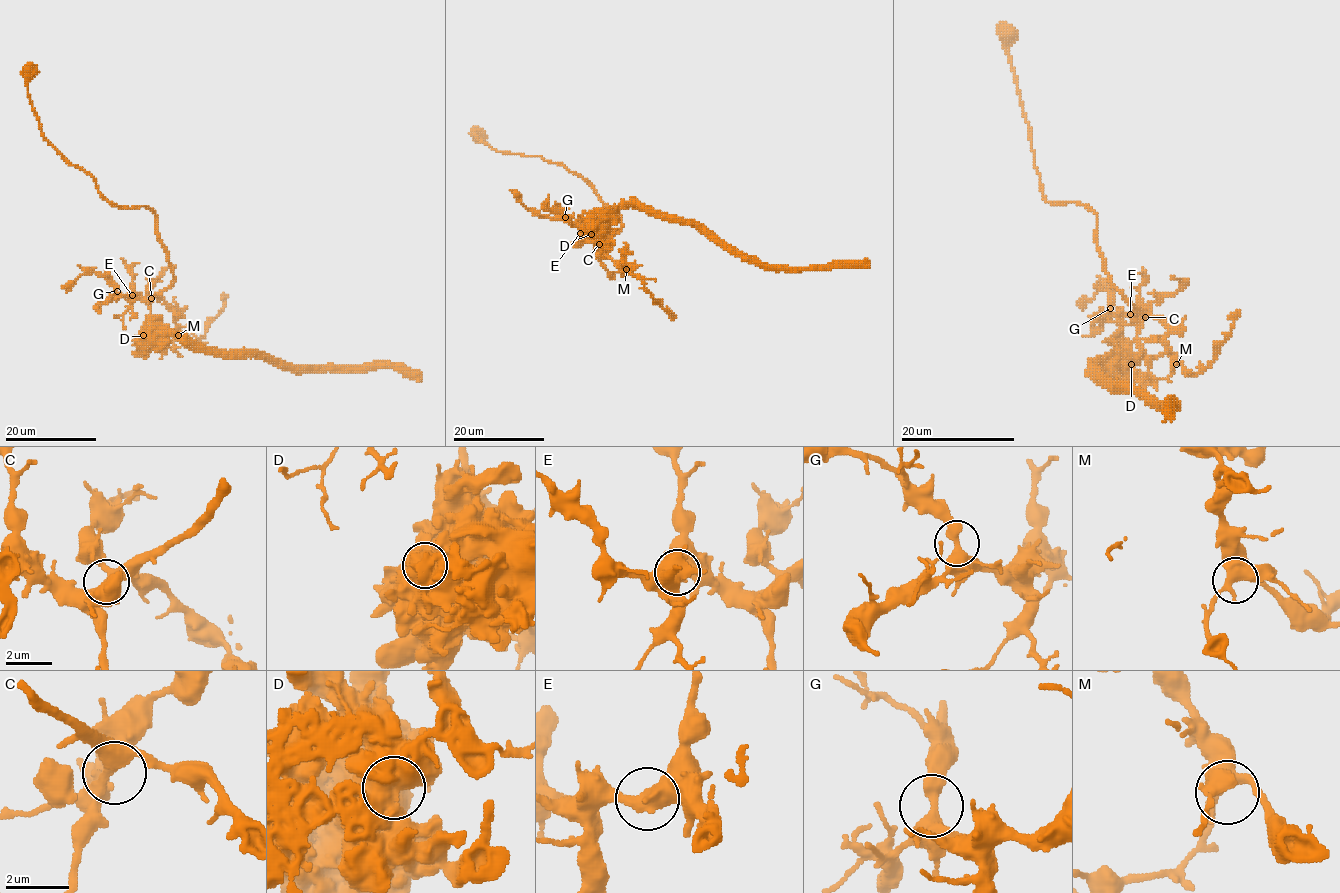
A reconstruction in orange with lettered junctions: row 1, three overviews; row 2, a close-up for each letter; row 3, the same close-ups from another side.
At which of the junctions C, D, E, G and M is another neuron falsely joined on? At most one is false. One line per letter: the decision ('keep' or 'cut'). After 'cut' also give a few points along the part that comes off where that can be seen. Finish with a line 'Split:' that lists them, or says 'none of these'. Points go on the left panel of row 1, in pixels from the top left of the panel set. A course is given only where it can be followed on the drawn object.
C: keep
D: cut; course (143, 335), (157, 327), (150, 300), (174, 279), (157, 216), (110, 203), (44, 137), (27, 88), (33, 63)
E: keep
G: keep
M: keep
Split: D

